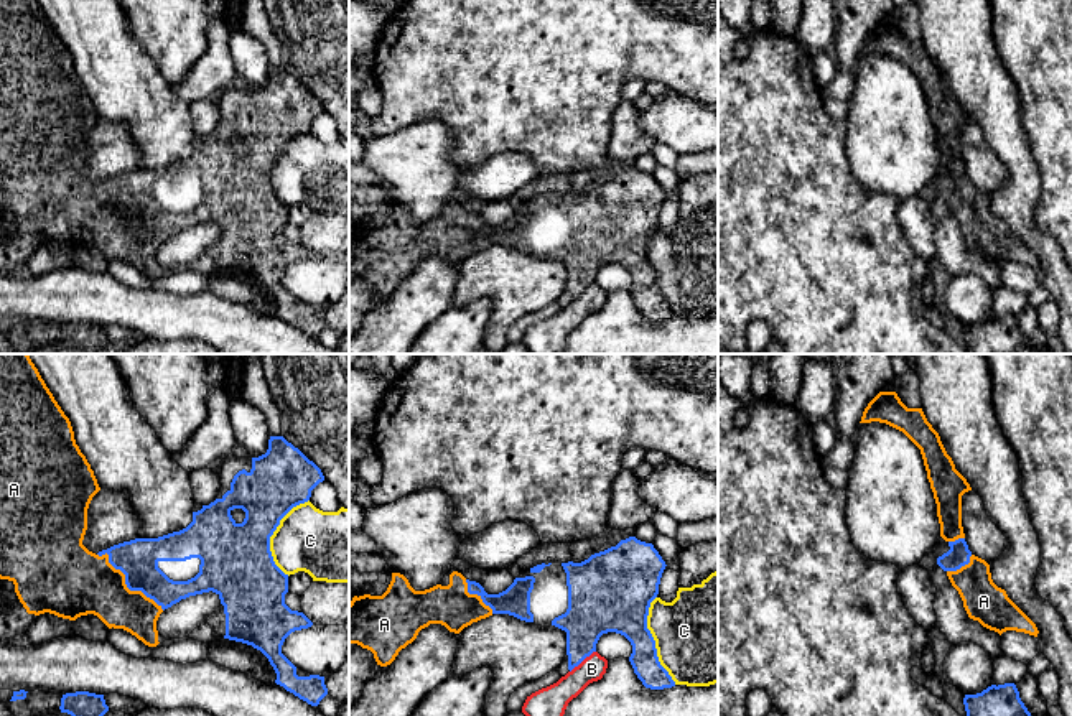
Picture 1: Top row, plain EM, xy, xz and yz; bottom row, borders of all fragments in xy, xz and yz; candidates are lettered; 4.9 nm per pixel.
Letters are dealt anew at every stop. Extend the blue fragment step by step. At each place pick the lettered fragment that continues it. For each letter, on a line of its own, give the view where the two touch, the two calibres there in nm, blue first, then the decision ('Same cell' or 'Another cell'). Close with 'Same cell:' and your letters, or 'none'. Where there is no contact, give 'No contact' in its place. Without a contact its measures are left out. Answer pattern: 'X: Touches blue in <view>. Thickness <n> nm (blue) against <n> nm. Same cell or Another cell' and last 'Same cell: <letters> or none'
A: Touches blue in xy. Thickness 190 nm (blue) against 340 nm. Same cell
B: Touches blue in xz. Thickness 240 nm (blue) against 140 nm. Another cell
C: Touches blue in xz. Thickness 300 nm (blue) against 480 nm. Another cell
Same cell: A

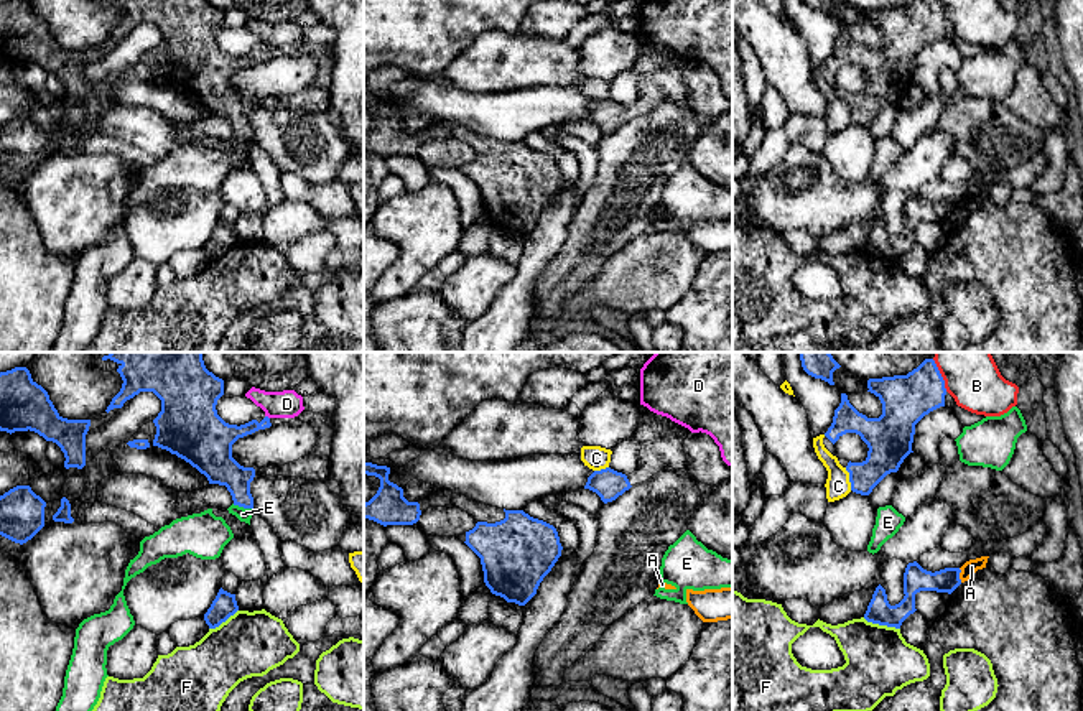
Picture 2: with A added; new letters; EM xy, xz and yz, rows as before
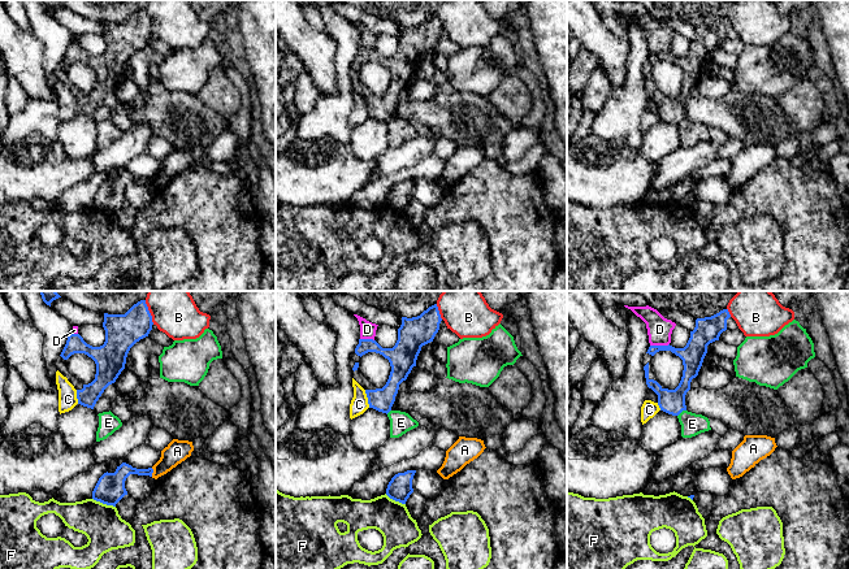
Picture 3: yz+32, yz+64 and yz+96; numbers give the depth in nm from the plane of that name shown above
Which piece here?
A: Touches blue in yz. Thickness 120 nm (blue) against 70 nm. Another cell
B: Touches blue in yz. Thickness 240 nm (blue) against 280 nm. Another cell
C: Touches blue in yz. Thickness 190 nm (blue) against 120 nm. Another cell
D: Touches blue in xy. Thickness 140 nm (blue) against 140 nm. Another cell
E: Touches blue in xy. Thickness 170 nm (blue) against 70 nm. Another cell
F: Touches blue in yz. Thickness 120 nm (blue) against 320 nm. Another cell
Same cell: none

